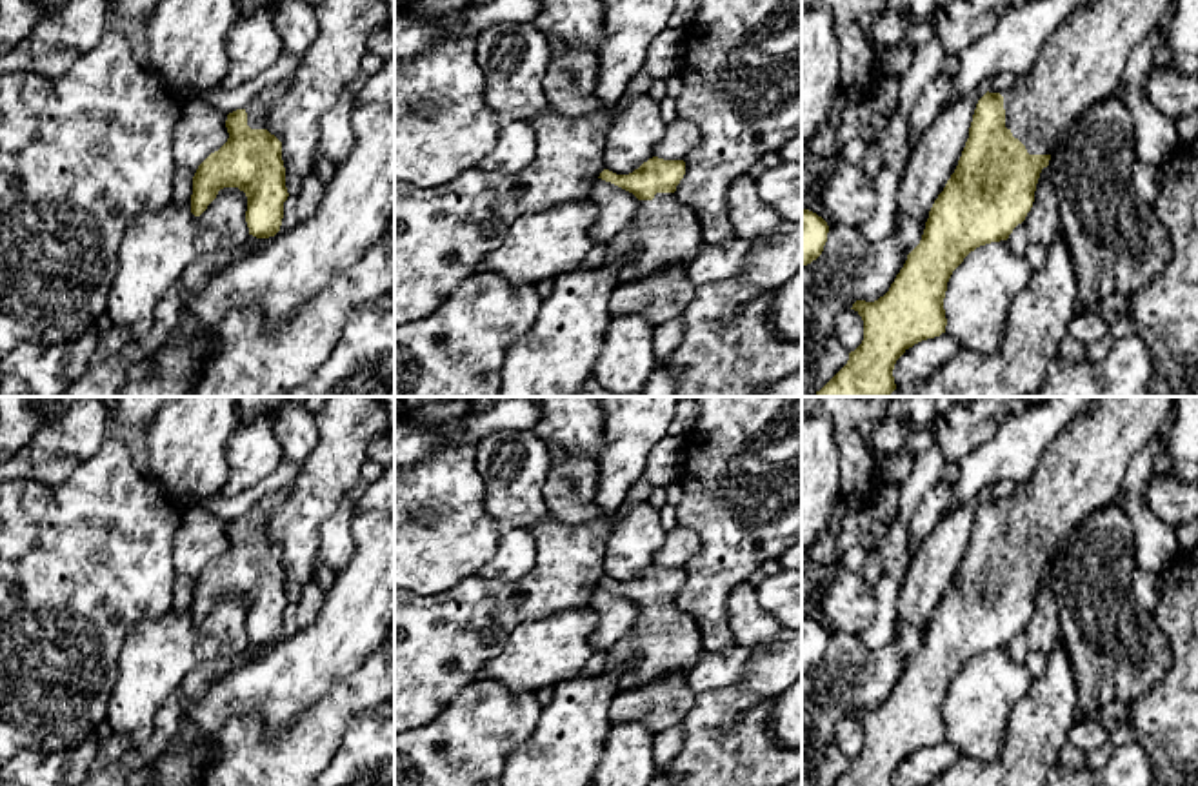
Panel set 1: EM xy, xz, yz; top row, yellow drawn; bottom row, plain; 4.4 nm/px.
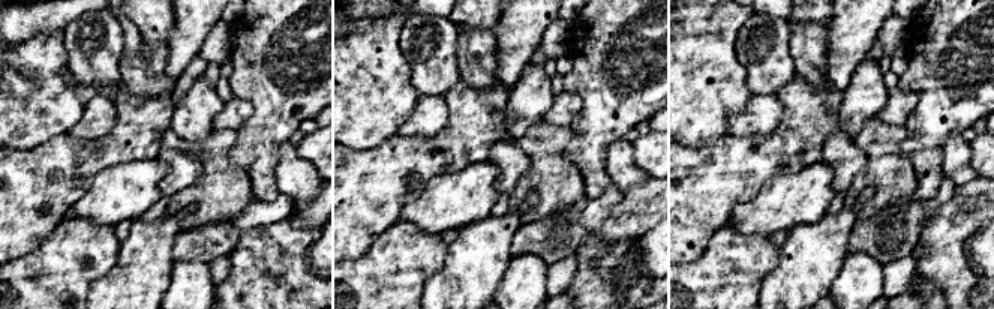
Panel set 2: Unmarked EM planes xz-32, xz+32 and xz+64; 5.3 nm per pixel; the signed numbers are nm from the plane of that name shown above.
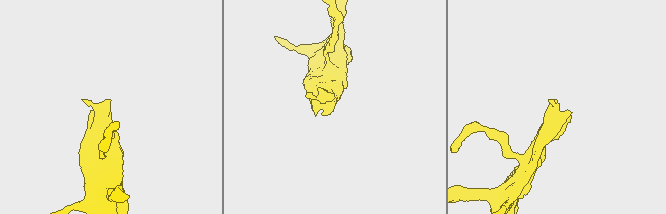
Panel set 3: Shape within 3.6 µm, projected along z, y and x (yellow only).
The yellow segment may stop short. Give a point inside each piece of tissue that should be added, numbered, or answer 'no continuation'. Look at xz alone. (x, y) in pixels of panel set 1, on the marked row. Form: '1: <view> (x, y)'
1: xz (666, 231)

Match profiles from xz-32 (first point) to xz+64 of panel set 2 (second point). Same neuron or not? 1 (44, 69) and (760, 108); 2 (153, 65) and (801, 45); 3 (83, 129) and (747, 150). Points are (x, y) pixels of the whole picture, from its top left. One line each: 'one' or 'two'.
1: two
2: one
3: two

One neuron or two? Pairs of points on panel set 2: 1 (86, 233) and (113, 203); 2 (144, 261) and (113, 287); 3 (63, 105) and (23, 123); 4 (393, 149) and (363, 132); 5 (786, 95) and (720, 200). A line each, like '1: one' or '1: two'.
1: two
2: one
3: one
4: two
5: one

